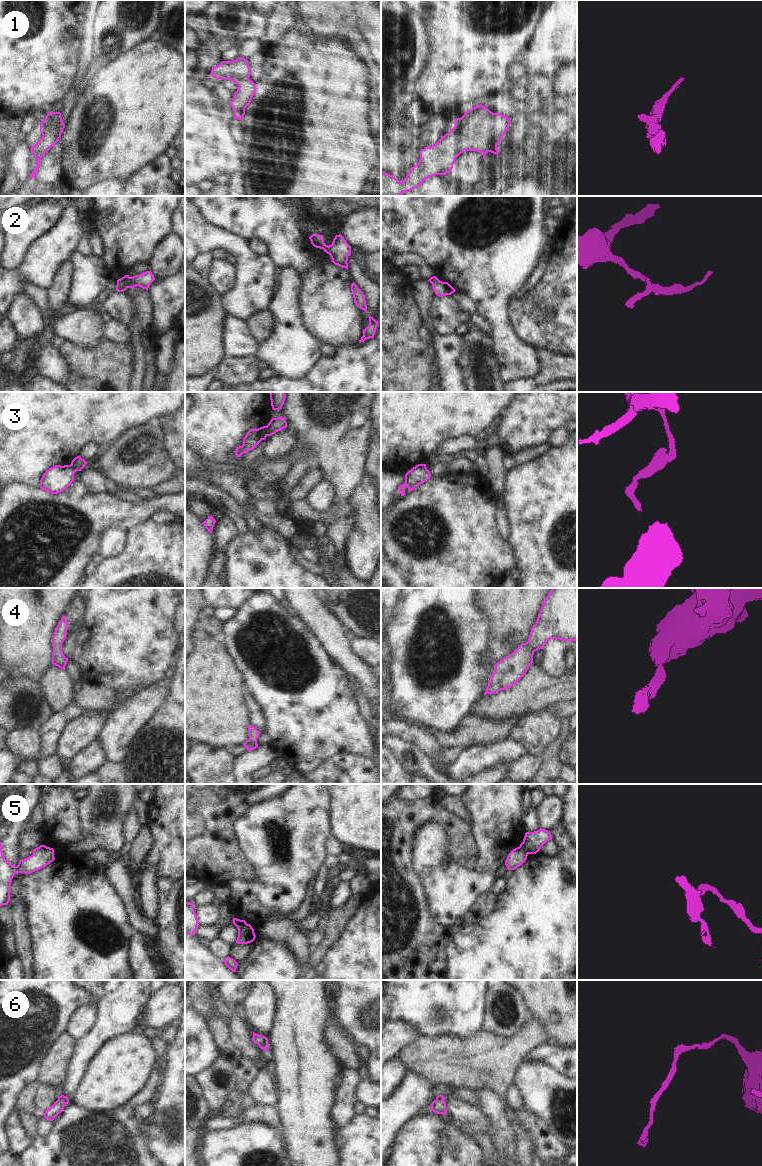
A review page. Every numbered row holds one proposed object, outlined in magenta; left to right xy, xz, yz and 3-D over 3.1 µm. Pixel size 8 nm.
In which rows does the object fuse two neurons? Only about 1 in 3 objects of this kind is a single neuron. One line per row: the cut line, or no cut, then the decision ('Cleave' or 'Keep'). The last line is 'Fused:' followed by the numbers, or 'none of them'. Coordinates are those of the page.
1: No split. Keep
2: Split along xy (130, 277), (127, 287). Cleave
3: Split along xz (266, 426), (267, 435). Cleave
4: No split. Keep
5: Split along xz (246, 923), (235, 925). Cleave
6: No split. Keep
Fused: 2, 3, 5

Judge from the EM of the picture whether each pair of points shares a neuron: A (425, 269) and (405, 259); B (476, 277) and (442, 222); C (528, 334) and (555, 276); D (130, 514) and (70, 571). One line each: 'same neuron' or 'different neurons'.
A: same neuron
B: same neuron
C: same neuron
D: same neuron

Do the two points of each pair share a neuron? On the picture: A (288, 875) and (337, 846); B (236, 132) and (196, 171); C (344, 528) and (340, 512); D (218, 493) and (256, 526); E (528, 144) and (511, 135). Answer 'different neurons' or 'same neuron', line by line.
A: different neurons
B: different neurons
C: different neurons
D: different neurons
E: different neurons

